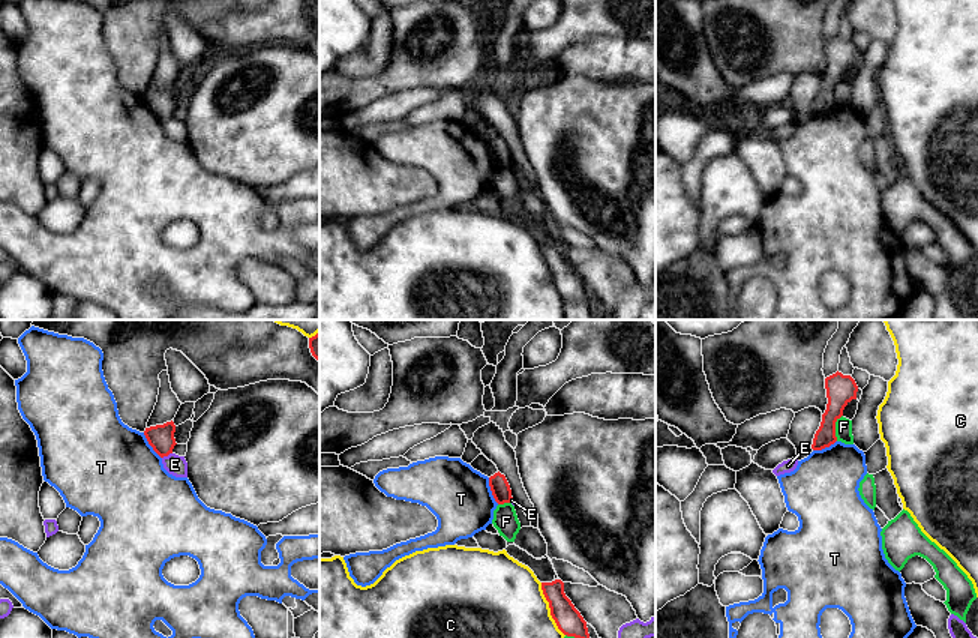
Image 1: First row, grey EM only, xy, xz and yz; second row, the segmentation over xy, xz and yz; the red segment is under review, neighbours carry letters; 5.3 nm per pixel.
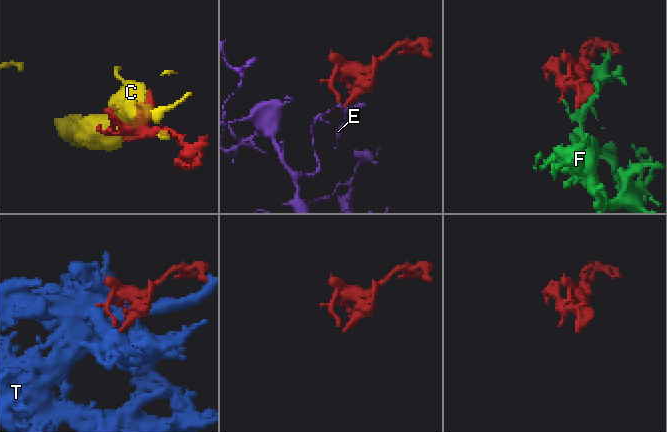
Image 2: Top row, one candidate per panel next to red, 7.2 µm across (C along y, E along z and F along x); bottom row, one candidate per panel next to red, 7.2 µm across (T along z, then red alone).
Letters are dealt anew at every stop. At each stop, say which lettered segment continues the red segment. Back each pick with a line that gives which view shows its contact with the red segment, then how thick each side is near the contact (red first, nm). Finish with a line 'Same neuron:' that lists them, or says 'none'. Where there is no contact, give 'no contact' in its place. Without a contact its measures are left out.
Same neuron: none

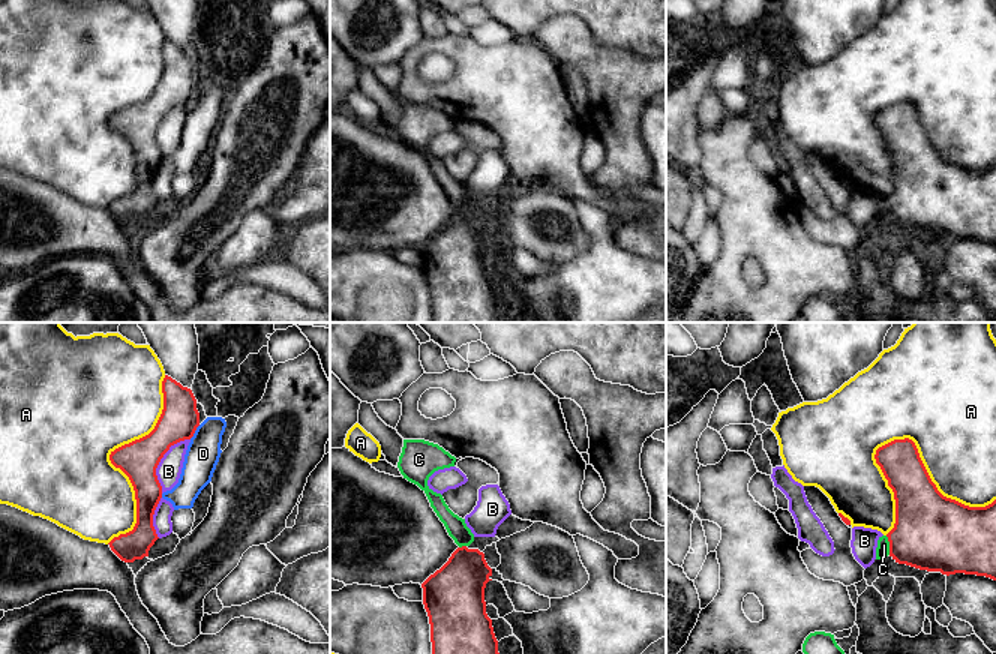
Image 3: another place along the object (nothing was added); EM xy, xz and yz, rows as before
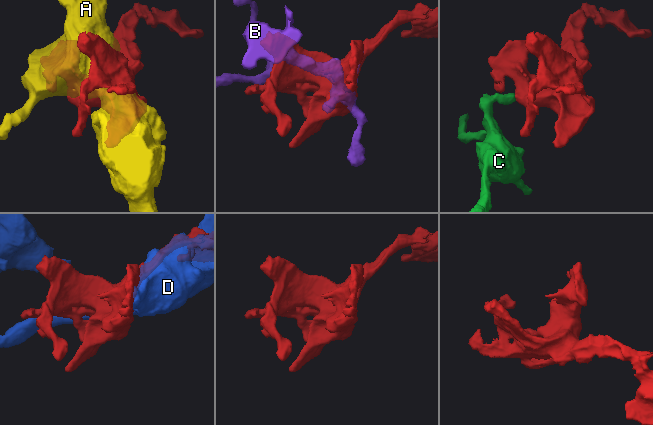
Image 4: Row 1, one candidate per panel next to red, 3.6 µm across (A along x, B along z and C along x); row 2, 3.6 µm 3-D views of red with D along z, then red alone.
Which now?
Same neuron: none

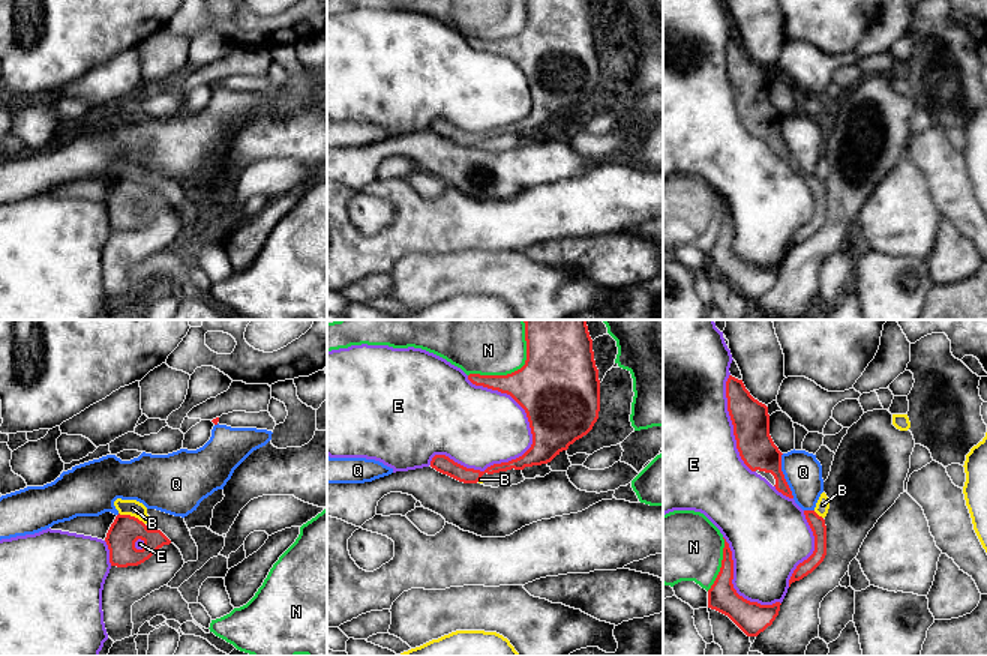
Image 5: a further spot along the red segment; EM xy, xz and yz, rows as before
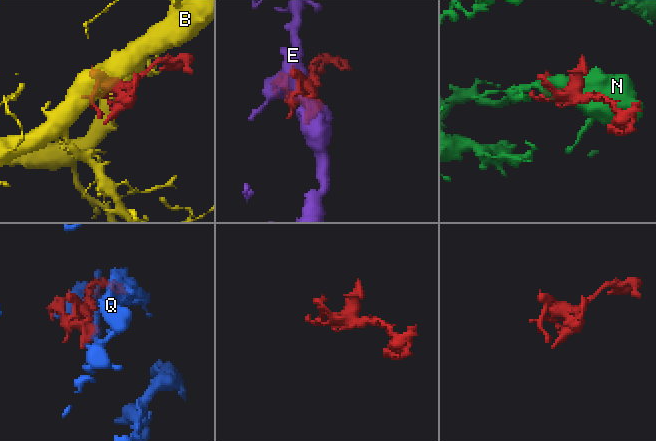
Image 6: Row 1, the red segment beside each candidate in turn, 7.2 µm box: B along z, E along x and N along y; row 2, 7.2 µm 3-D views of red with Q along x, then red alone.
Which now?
Same neuron: none

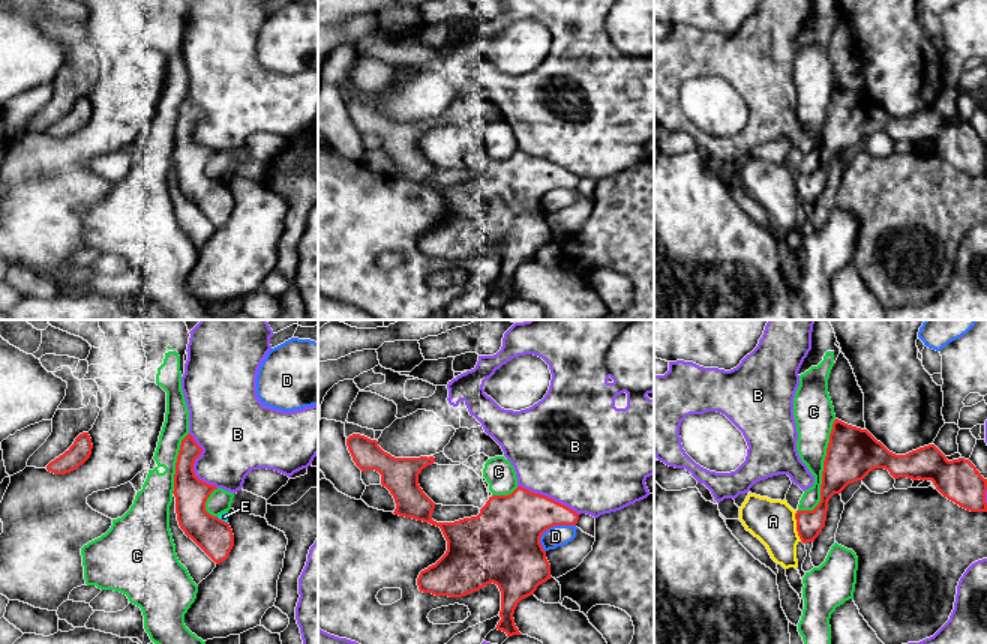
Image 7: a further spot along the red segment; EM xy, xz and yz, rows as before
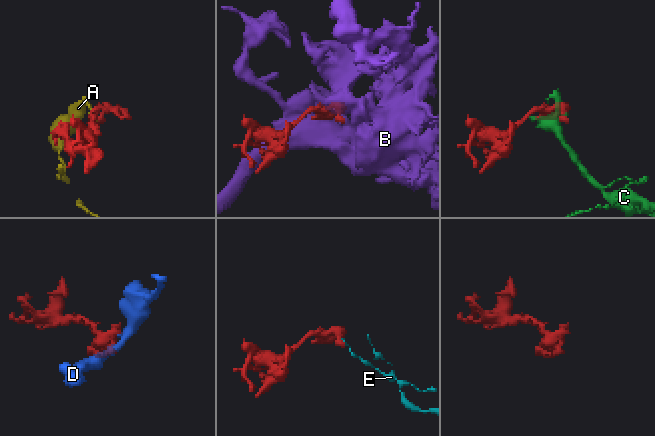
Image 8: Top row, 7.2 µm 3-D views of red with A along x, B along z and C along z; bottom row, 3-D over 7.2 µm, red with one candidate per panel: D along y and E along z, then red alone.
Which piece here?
Same neuron: none

